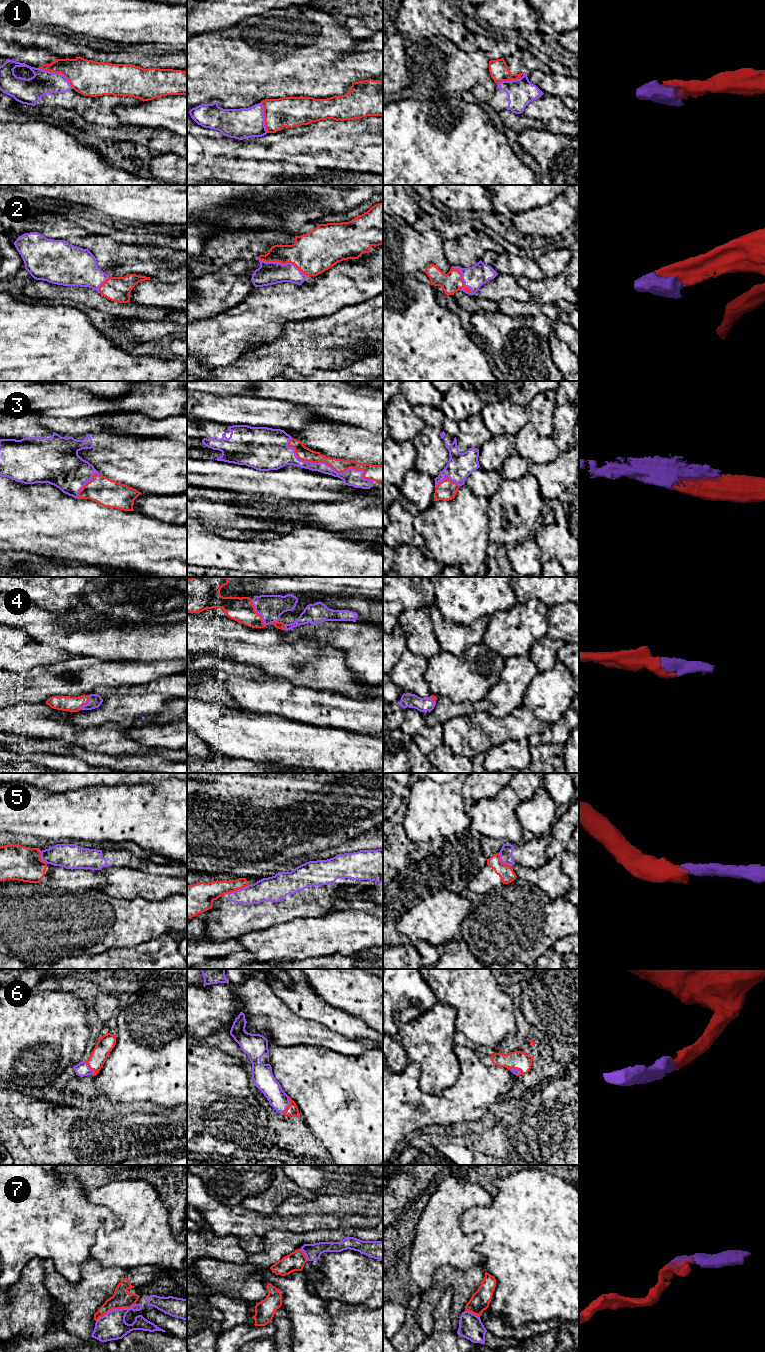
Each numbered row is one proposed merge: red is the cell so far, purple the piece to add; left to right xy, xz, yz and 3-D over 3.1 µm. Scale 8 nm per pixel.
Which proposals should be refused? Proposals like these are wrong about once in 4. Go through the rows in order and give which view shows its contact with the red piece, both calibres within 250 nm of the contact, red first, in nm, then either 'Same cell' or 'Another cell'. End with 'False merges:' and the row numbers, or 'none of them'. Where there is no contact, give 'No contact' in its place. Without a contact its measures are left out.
1: Touches red in xy. Thickness 280 nm (red) against 190 nm. Another cell
2: Touches red in xz. Thickness 320 nm (red) against 190 nm. Same cell
3: Touches red in xz. Thickness 110 nm (red) against 140 nm. Same cell
4: Touches red in xz. Thickness 200 nm (red) against 200 nm. Same cell
5: Touches red in xz. Thickness 160 nm (red) against 190 nm. Another cell
6: Touches red in xz. Thickness 100 nm (red) against 160 nm. Same cell
7: Touches red in xy. Thickness 150 nm (red) against 220 nm. Another cell
False merges: 1, 5, 7

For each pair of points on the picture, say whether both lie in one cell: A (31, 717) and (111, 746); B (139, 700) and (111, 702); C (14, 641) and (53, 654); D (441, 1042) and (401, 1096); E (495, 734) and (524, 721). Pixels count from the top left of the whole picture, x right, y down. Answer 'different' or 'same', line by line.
A: same
B: same
C: same
D: different
E: same

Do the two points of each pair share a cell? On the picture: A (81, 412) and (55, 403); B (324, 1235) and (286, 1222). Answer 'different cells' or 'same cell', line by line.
A: same cell
B: different cells

